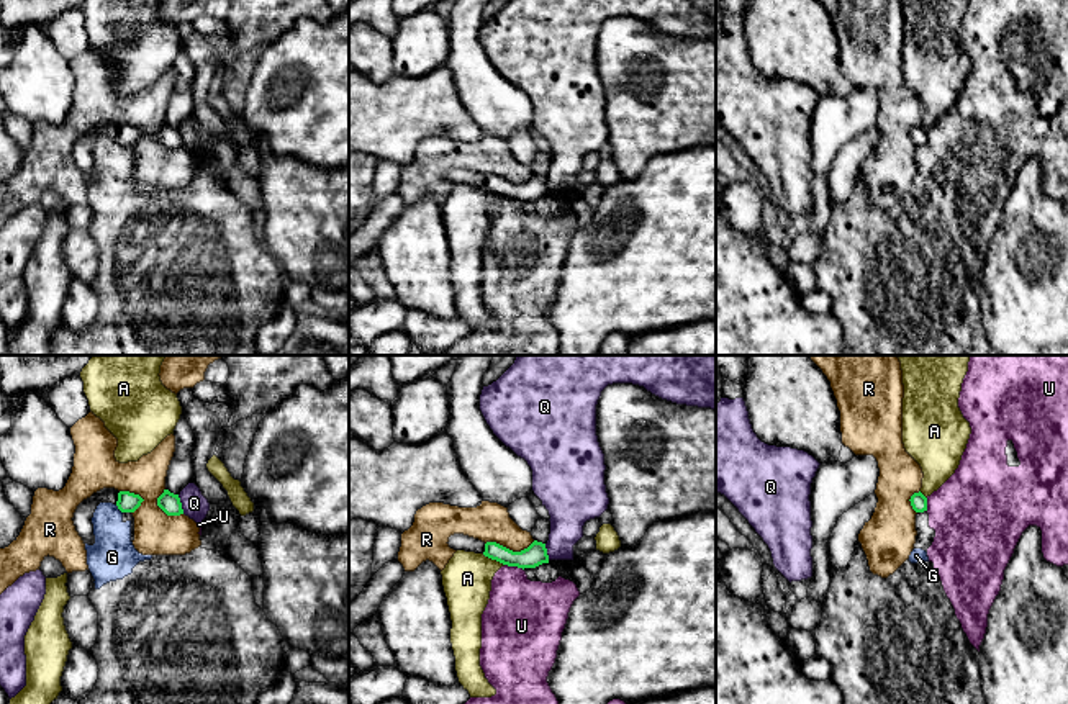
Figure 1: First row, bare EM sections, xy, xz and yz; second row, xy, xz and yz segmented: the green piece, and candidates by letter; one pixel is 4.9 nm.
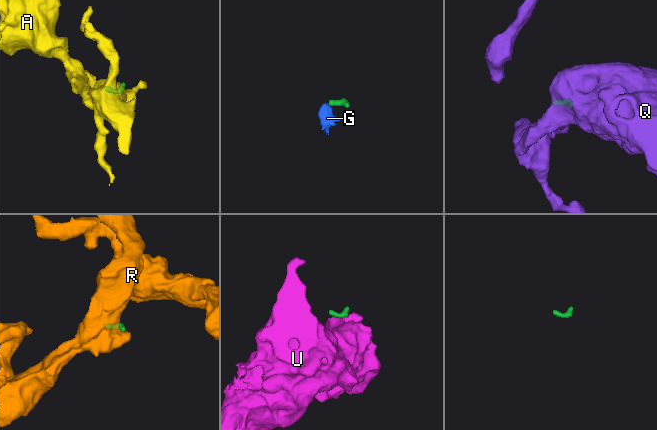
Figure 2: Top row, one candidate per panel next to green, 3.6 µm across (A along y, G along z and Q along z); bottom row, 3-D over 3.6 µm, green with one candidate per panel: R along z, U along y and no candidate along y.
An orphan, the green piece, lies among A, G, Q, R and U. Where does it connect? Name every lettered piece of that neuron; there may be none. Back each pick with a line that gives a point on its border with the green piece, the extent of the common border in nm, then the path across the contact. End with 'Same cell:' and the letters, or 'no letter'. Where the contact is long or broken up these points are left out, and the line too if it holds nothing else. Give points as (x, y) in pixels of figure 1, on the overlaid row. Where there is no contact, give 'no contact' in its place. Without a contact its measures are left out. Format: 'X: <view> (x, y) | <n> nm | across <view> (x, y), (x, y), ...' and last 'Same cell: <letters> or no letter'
Same cell: no letter

